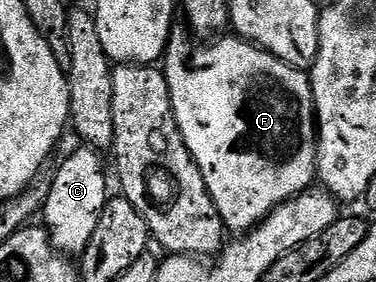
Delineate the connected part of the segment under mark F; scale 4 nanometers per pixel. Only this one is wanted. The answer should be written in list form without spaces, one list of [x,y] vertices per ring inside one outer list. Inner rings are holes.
[[[172,30],[167,43],[165,58],[161,63],[161,70],[167,76],[171,104],[177,125],[181,129],[181,137],[197,165],[201,169],[201,177],[205,177],[205,185],[209,197],[213,197],[213,205],[217,205],[217,213],[221,213],[224,228],[231,233],[246,233],[258,226],[267,218],[271,211],[277,209],[283,203],[287,203],[297,195],[301,195],[316,182],[317,172],[315,166],[319,160],[319,132],[317,130],[317,116],[315,113],[315,98],[311,88],[311,76],[306,70],[298,67],[290,67],[285,61],[281,61],[273,53],[269,53],[263,47],[257,47],[238,37],[219,37],[214,40],[212,47],[198,47],[196,36],[190,30]]]

